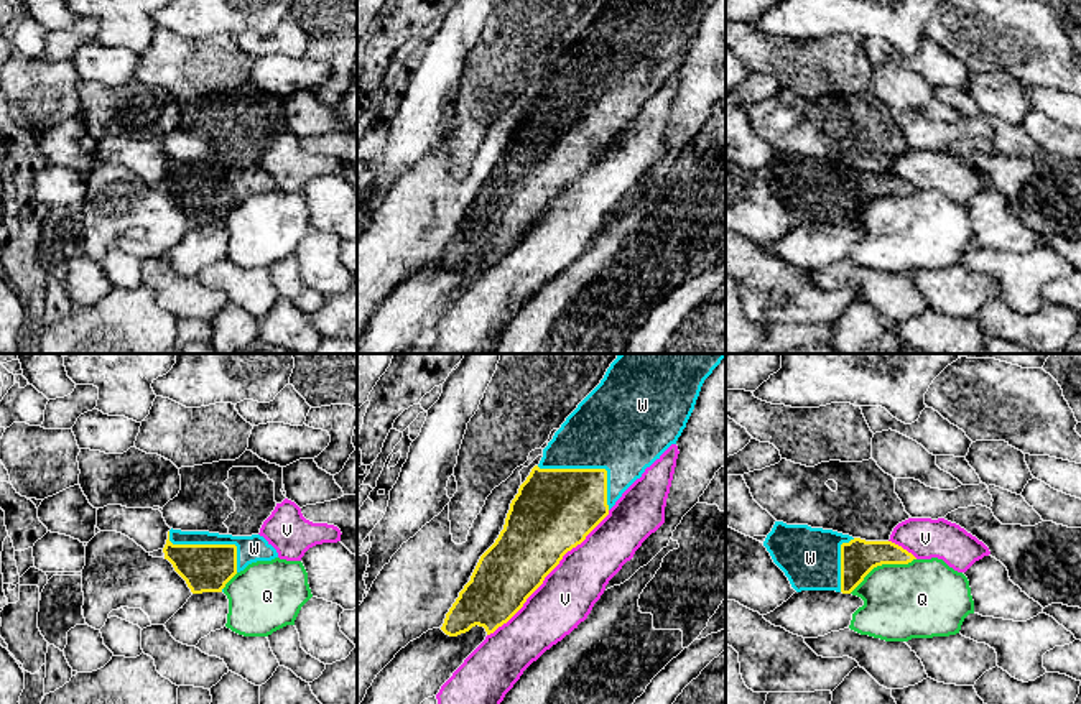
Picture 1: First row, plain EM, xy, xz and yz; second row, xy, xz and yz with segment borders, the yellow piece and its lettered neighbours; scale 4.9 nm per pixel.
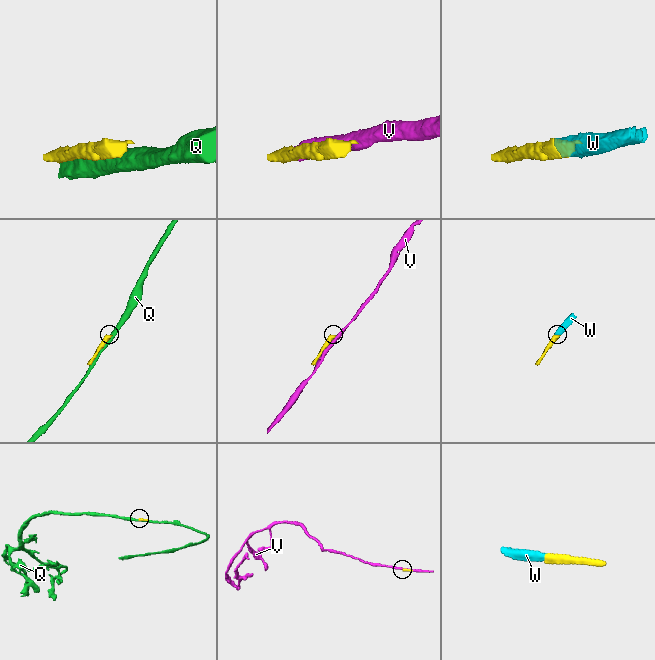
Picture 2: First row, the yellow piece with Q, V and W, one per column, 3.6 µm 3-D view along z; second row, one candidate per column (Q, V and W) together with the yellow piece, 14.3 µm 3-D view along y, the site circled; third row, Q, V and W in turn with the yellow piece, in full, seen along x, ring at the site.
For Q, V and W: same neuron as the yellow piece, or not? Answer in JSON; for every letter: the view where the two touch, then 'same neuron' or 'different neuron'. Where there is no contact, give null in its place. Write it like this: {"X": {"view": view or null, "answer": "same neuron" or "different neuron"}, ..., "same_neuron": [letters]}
{"Q": {"view": "yz", "answer": "different neuron"}, "V": {"view": "xz", "answer": "different neuron"}, "W": {"view": "xz", "answer": "same neuron"}, "same_neuron": ["W"]}

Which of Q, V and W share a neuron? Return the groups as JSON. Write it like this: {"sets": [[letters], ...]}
{"sets": [["Q"], ["V"], ["W"]]}

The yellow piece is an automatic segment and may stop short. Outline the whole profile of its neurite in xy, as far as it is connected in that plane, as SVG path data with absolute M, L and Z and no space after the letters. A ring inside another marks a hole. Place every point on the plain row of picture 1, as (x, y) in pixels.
M173 160L163 184L193 225L224 224L225 215L248 196L278 189L276 181L260 166L232 168Z

